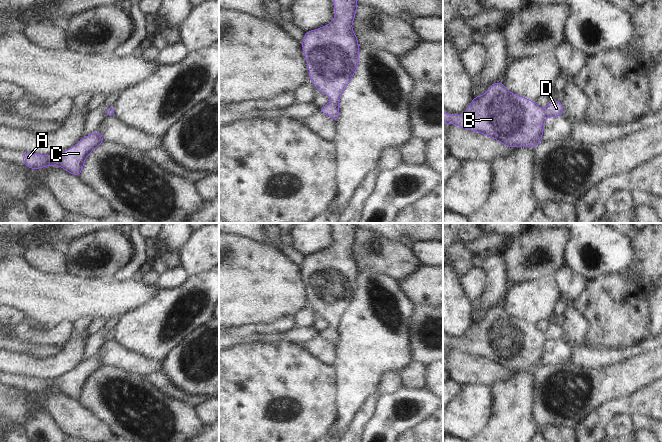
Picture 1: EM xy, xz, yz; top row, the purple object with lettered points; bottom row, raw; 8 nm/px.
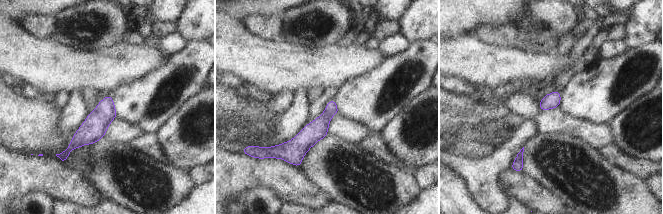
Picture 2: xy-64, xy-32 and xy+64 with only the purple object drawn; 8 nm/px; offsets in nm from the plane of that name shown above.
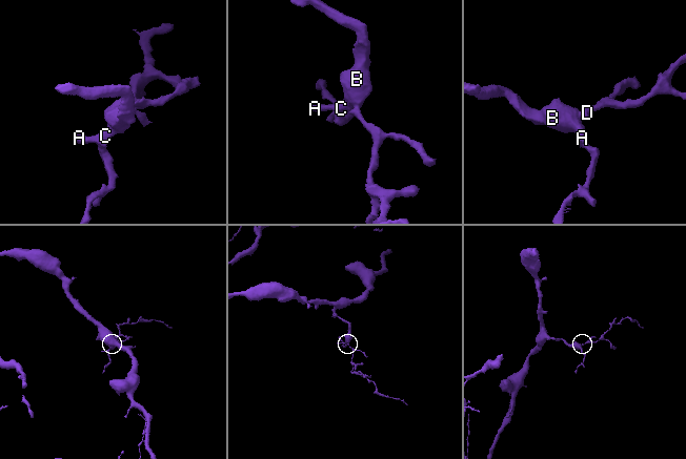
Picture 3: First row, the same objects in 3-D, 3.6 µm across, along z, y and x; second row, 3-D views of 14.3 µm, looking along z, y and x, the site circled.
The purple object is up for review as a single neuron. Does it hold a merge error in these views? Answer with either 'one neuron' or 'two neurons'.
one neuron

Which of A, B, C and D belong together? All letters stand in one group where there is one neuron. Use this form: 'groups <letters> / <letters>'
groups A B C D

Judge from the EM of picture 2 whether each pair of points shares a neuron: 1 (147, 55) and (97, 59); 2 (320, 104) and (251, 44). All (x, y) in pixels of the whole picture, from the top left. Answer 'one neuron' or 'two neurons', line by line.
1: one neuron
2: two neurons

